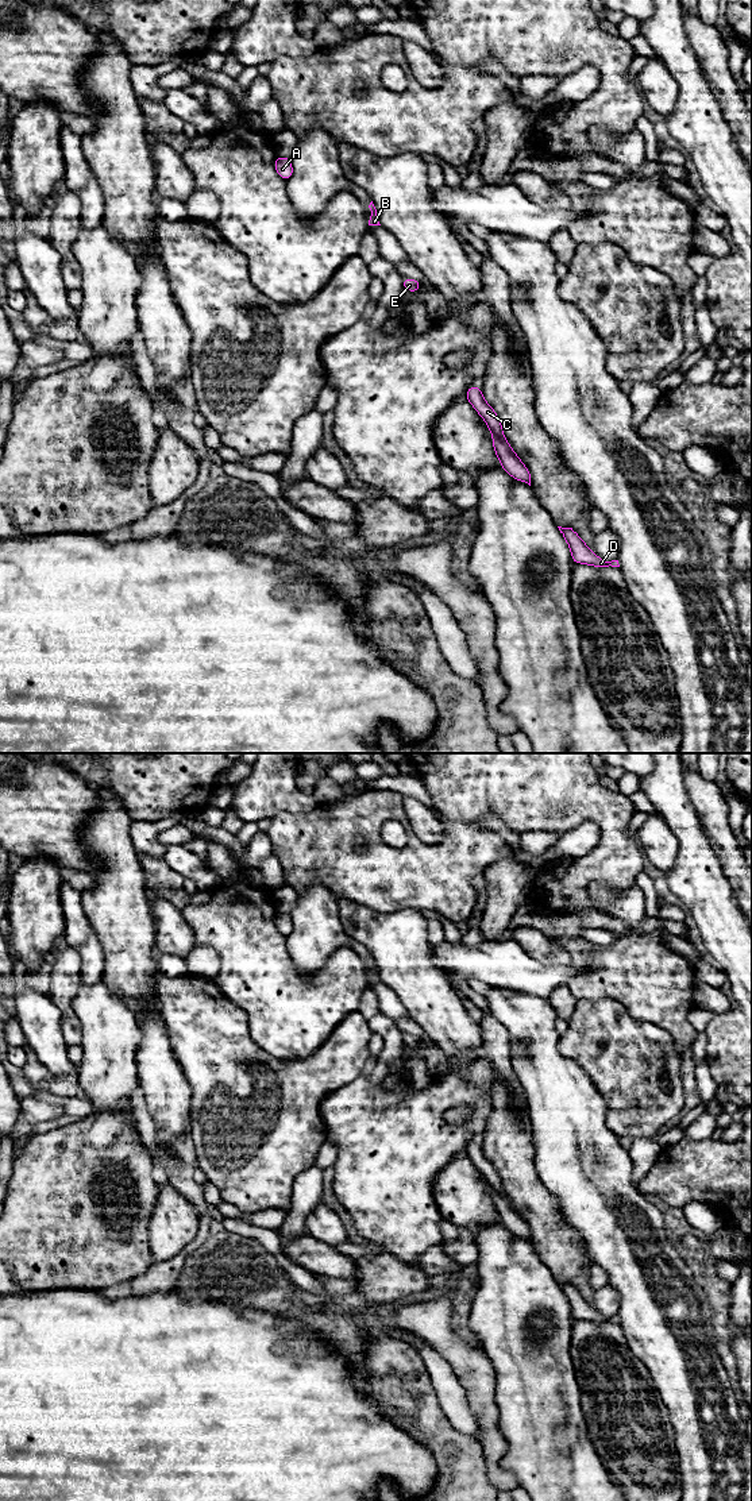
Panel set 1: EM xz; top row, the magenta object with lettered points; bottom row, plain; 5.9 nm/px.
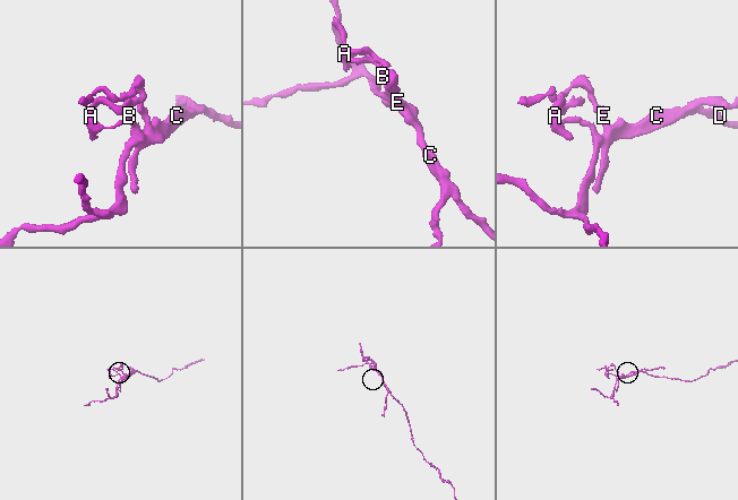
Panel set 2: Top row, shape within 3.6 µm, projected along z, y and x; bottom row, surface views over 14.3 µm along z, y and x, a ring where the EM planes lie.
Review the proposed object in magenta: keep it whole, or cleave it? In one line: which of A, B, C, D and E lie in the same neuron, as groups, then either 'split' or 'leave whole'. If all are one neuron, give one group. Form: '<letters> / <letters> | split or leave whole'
A B D / C E | split

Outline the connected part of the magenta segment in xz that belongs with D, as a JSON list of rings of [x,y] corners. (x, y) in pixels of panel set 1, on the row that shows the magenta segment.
[[[558,528],[570,545],[572,563],[589,564],[593,567],[620,567],[618,560],[606,562],[598,557],[572,528]]]

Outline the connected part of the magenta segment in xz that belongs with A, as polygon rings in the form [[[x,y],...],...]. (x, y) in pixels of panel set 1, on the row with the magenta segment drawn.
[[[277,157],[274,169],[284,181],[289,181],[293,175],[293,166],[288,157]]]

